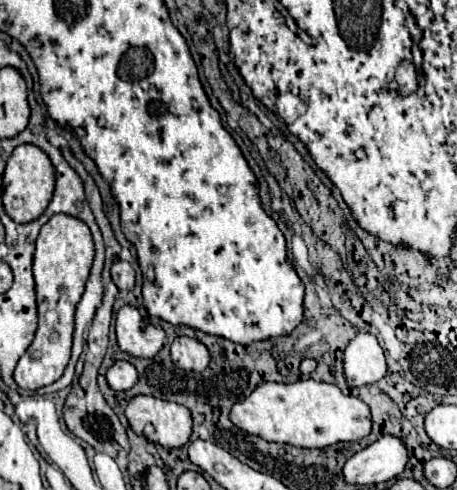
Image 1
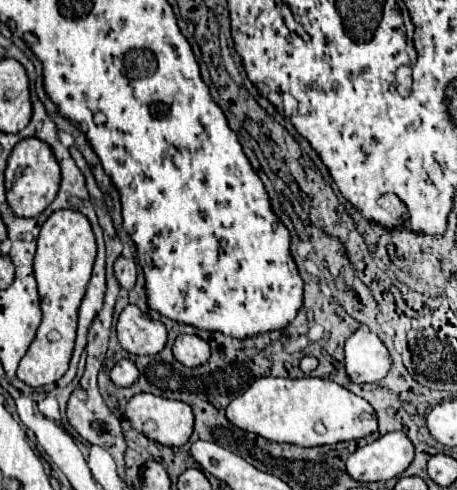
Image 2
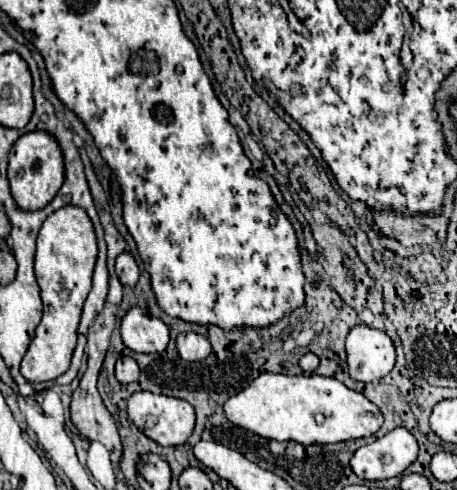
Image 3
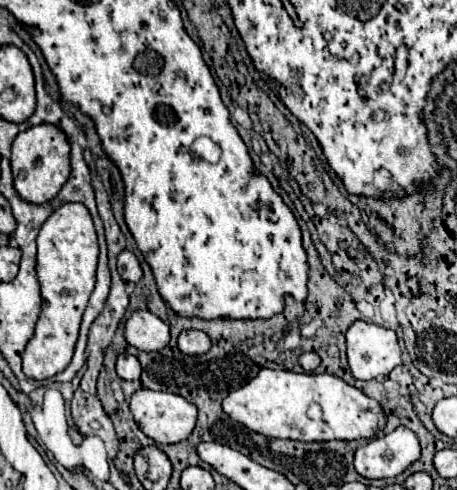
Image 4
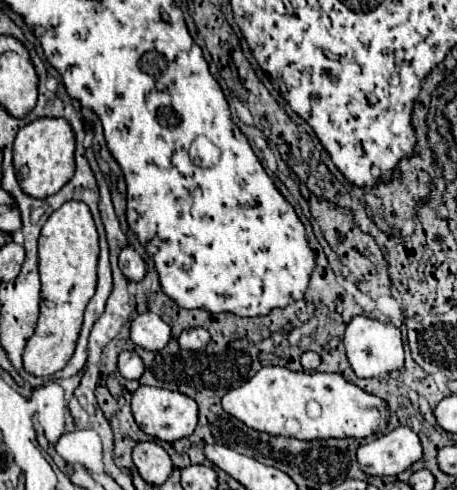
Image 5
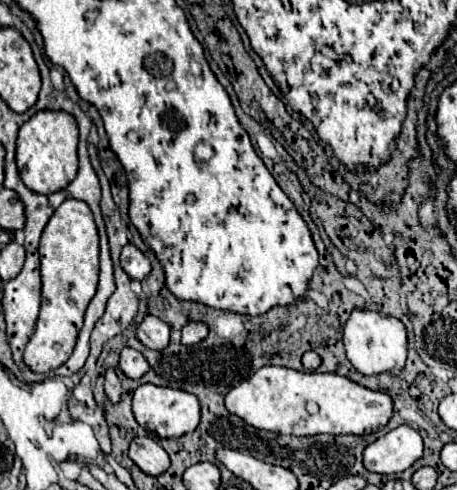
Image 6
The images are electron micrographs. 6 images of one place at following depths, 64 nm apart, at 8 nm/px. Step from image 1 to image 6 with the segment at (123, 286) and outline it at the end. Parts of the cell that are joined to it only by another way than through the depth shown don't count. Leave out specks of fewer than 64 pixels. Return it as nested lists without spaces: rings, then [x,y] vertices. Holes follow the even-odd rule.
[[[126,244],[122,248],[120,264],[126,270],[126,274],[134,280],[144,280],[152,270],[152,264],[150,264],[148,256],[142,250],[138,250],[134,244]]]

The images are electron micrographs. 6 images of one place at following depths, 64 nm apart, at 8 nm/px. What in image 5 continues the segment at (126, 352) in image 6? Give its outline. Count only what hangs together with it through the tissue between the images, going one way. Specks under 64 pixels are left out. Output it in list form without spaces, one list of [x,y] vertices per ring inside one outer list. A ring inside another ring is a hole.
[[[124,350],[118,356],[118,370],[128,380],[140,380],[144,374],[144,362],[134,350]]]

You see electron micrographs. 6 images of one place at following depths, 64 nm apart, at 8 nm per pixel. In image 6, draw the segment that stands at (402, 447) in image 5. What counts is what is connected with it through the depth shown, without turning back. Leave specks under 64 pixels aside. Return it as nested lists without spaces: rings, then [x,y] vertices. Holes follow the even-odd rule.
[[[398,426],[364,450],[364,466],[378,474],[398,474],[410,468],[424,452],[424,442],[412,426]]]

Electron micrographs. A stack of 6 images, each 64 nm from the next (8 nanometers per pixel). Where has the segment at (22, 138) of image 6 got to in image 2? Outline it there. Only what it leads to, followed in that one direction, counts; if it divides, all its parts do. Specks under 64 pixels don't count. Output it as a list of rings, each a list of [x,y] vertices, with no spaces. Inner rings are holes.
[[[36,136],[20,140],[10,152],[6,166],[6,198],[14,214],[38,216],[54,200],[58,188],[60,188],[60,164],[52,148],[48,148],[48,144],[44,144],[44,140]]]

